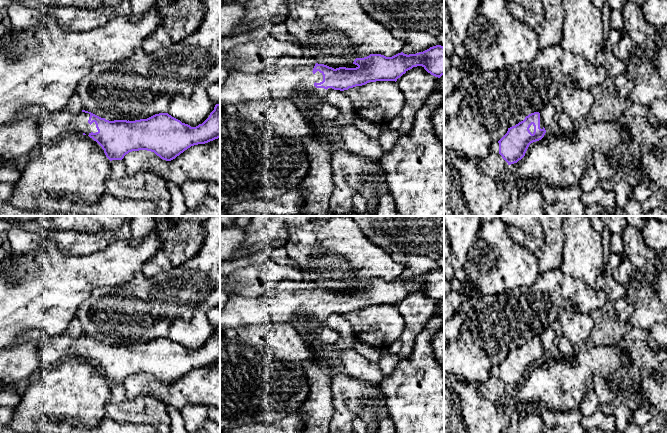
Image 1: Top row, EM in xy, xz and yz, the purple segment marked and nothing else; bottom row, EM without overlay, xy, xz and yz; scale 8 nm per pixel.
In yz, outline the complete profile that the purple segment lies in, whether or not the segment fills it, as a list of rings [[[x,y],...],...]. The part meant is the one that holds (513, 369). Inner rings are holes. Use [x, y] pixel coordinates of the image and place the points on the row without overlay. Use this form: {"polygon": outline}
{"polygon": [[[539,336],[529,338],[521,346],[511,341],[508,344],[508,350],[507,357],[498,367],[499,378],[508,389],[511,389],[521,384],[525,380],[529,369],[541,364],[546,354]]]}

